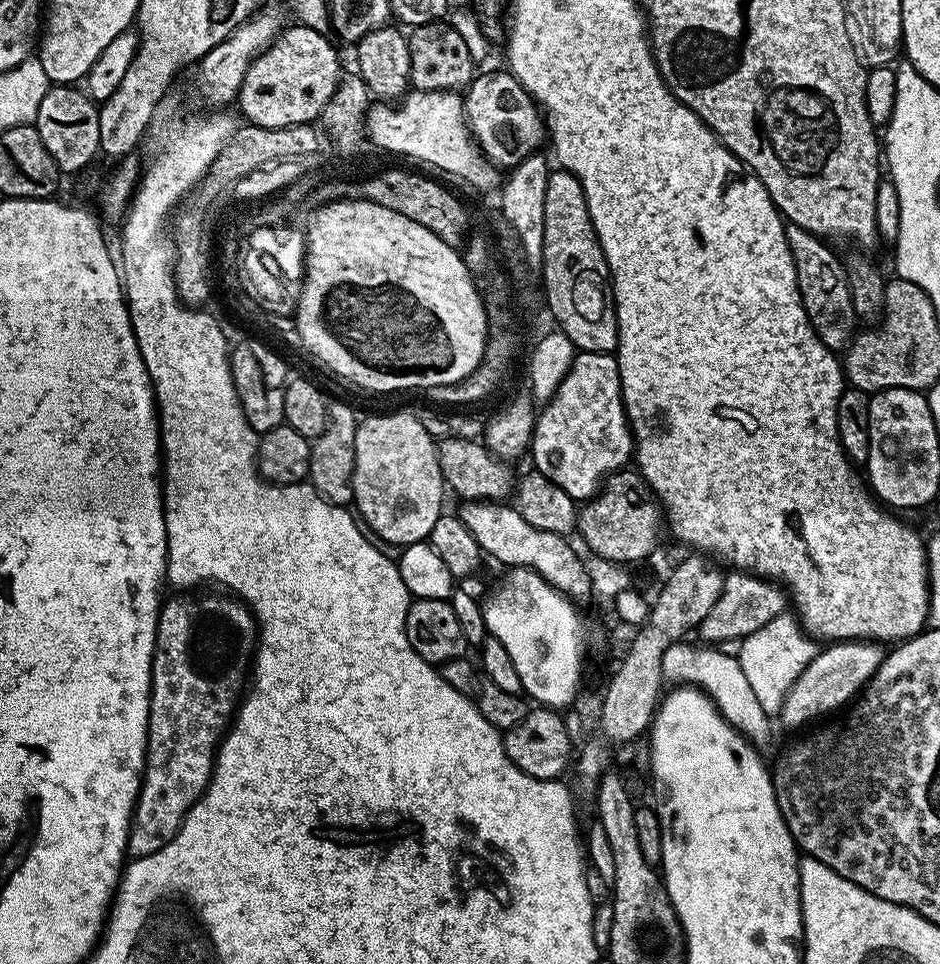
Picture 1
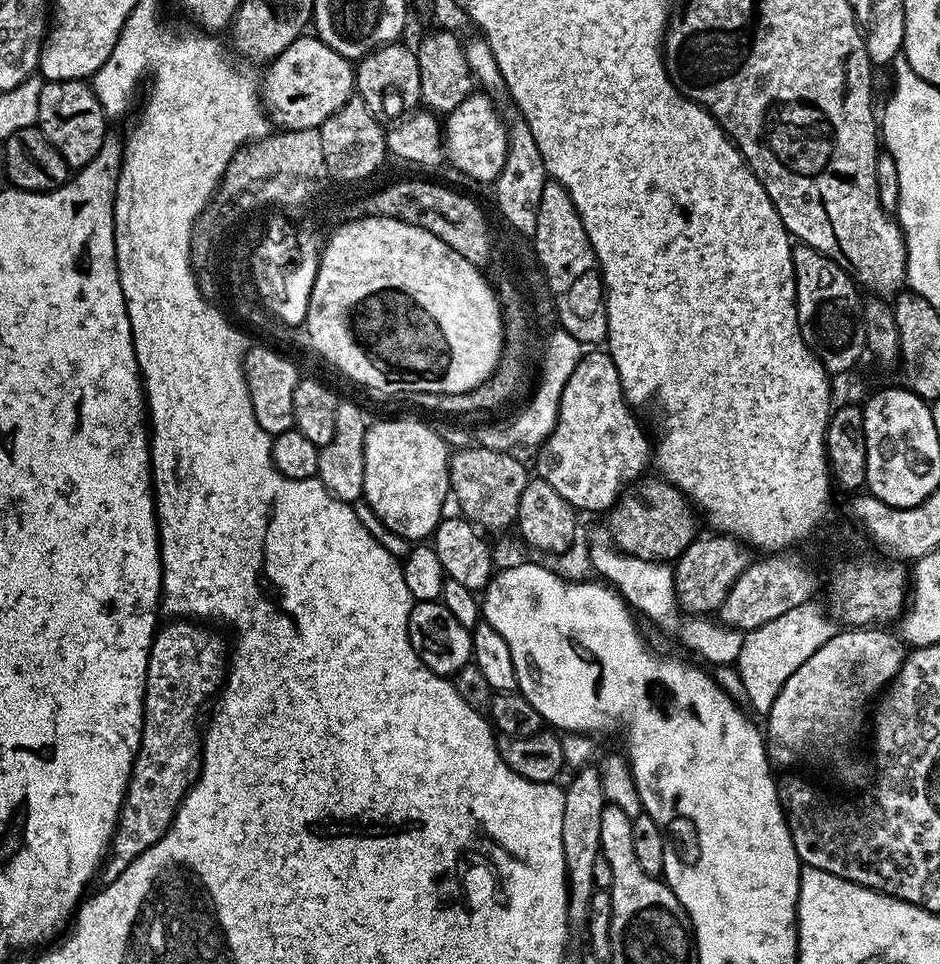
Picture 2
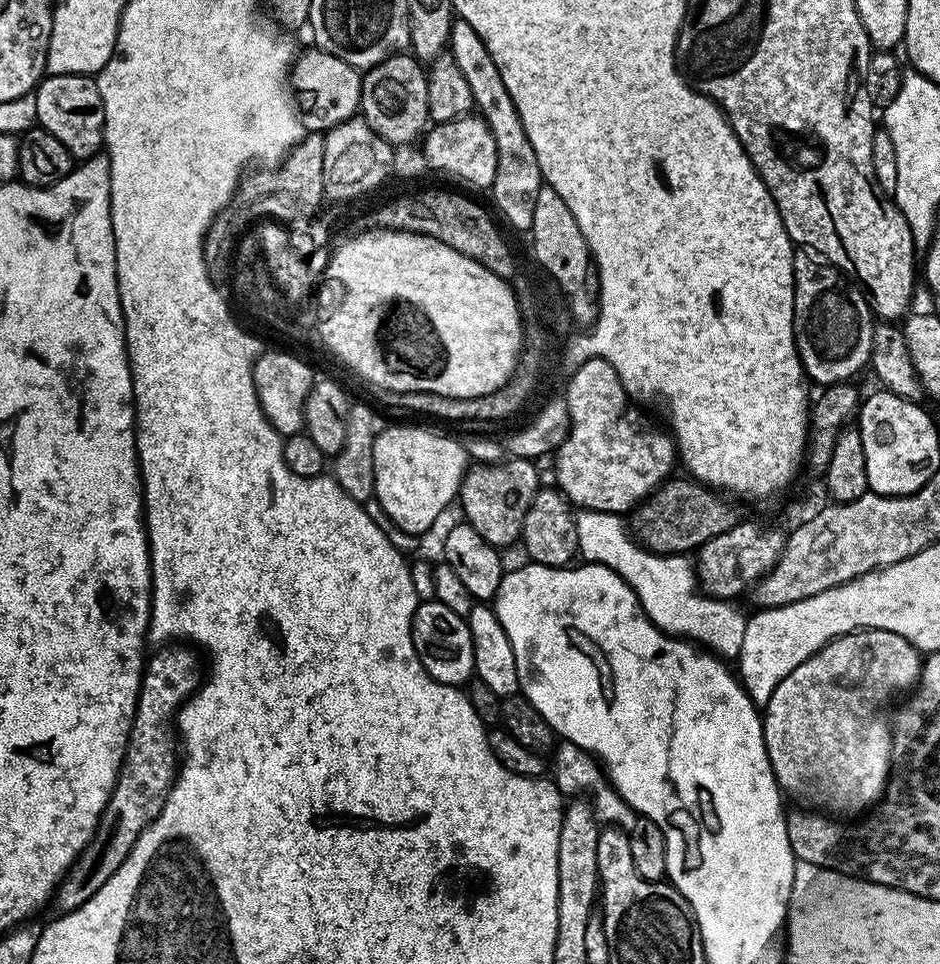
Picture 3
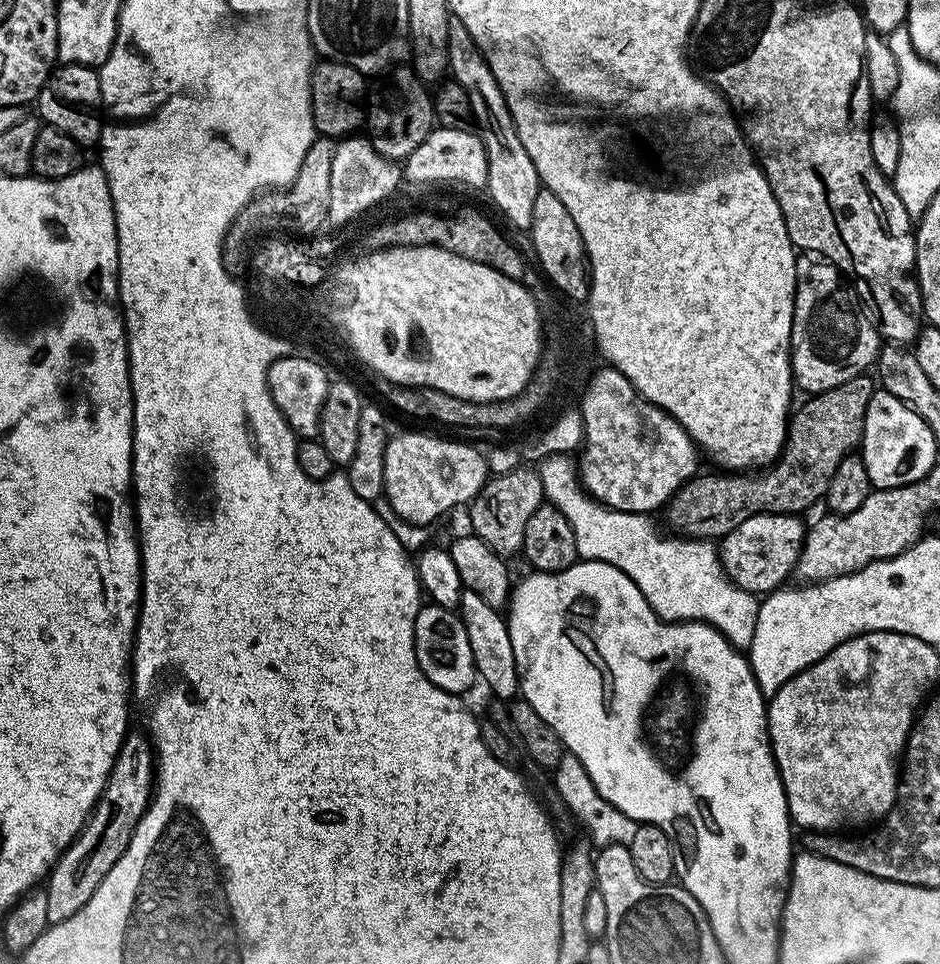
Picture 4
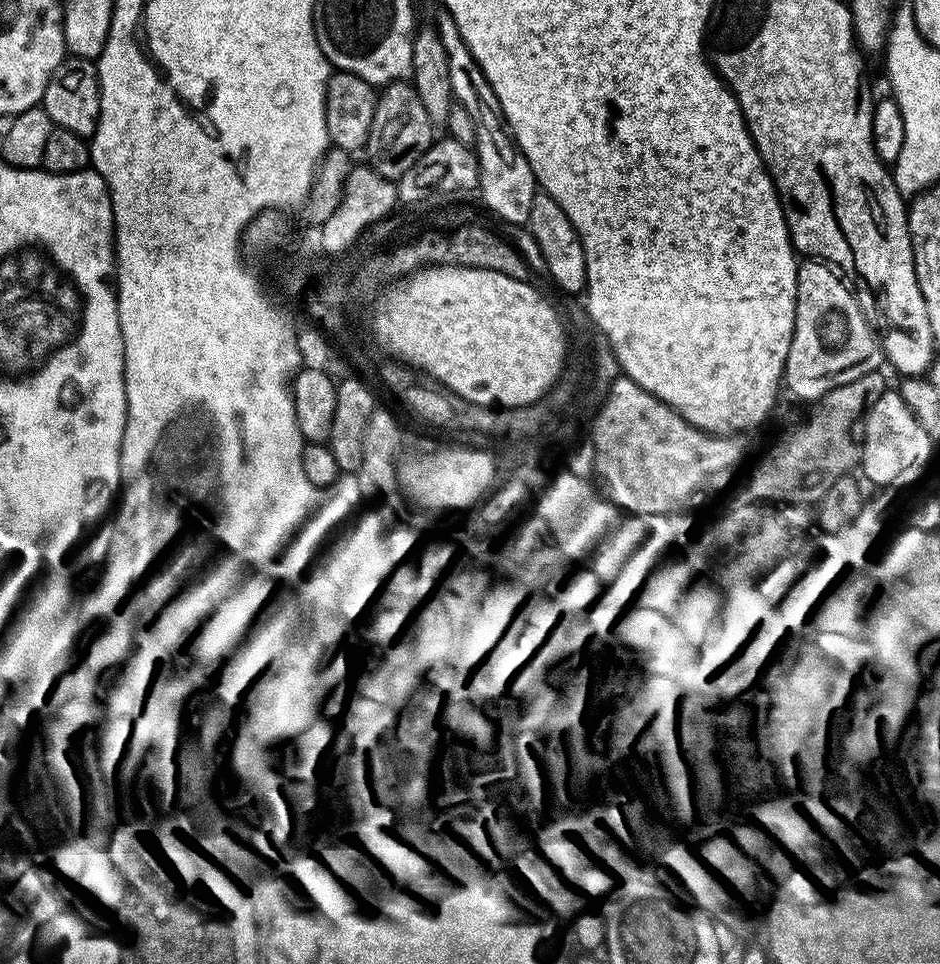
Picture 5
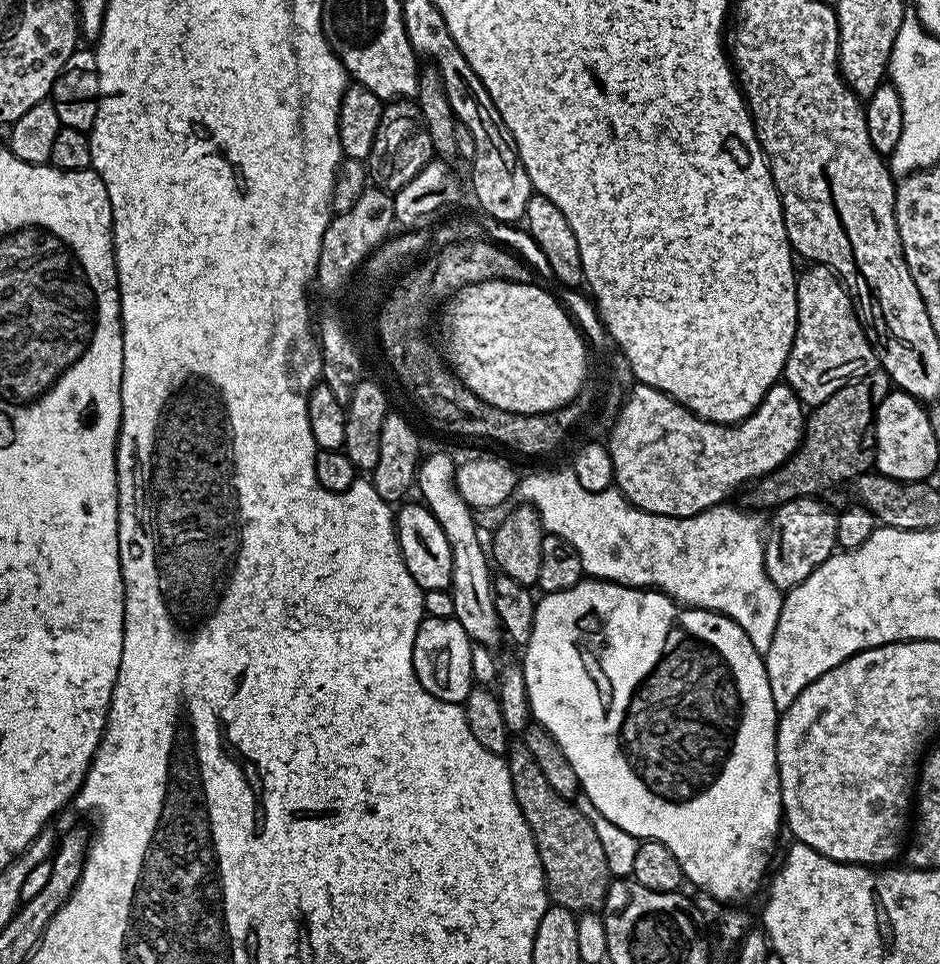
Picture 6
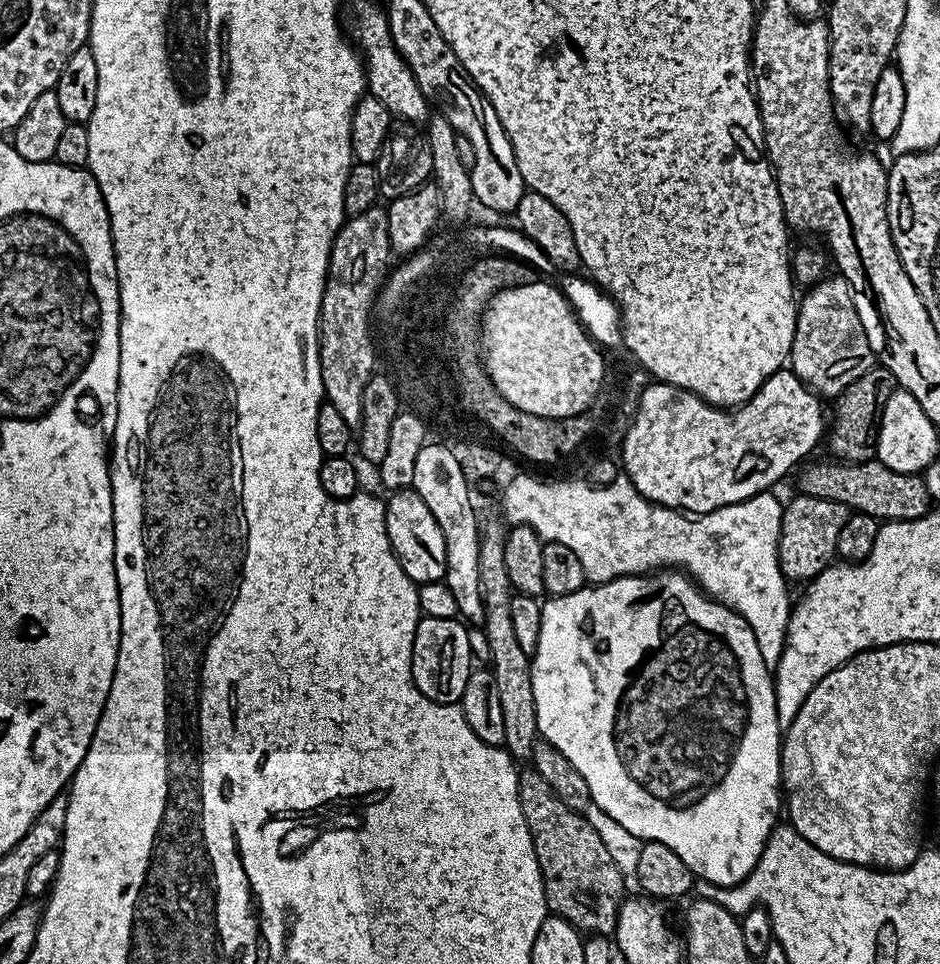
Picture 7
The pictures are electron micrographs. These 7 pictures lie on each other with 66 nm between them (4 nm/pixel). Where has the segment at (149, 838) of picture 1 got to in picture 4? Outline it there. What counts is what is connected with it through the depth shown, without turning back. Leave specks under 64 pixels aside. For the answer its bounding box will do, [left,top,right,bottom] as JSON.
[46,739,158,925]

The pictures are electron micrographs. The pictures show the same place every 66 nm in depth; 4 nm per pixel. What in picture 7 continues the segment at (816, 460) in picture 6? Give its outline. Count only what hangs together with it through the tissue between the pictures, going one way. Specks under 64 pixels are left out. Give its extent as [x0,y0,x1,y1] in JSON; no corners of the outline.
[826,366,896,464]

